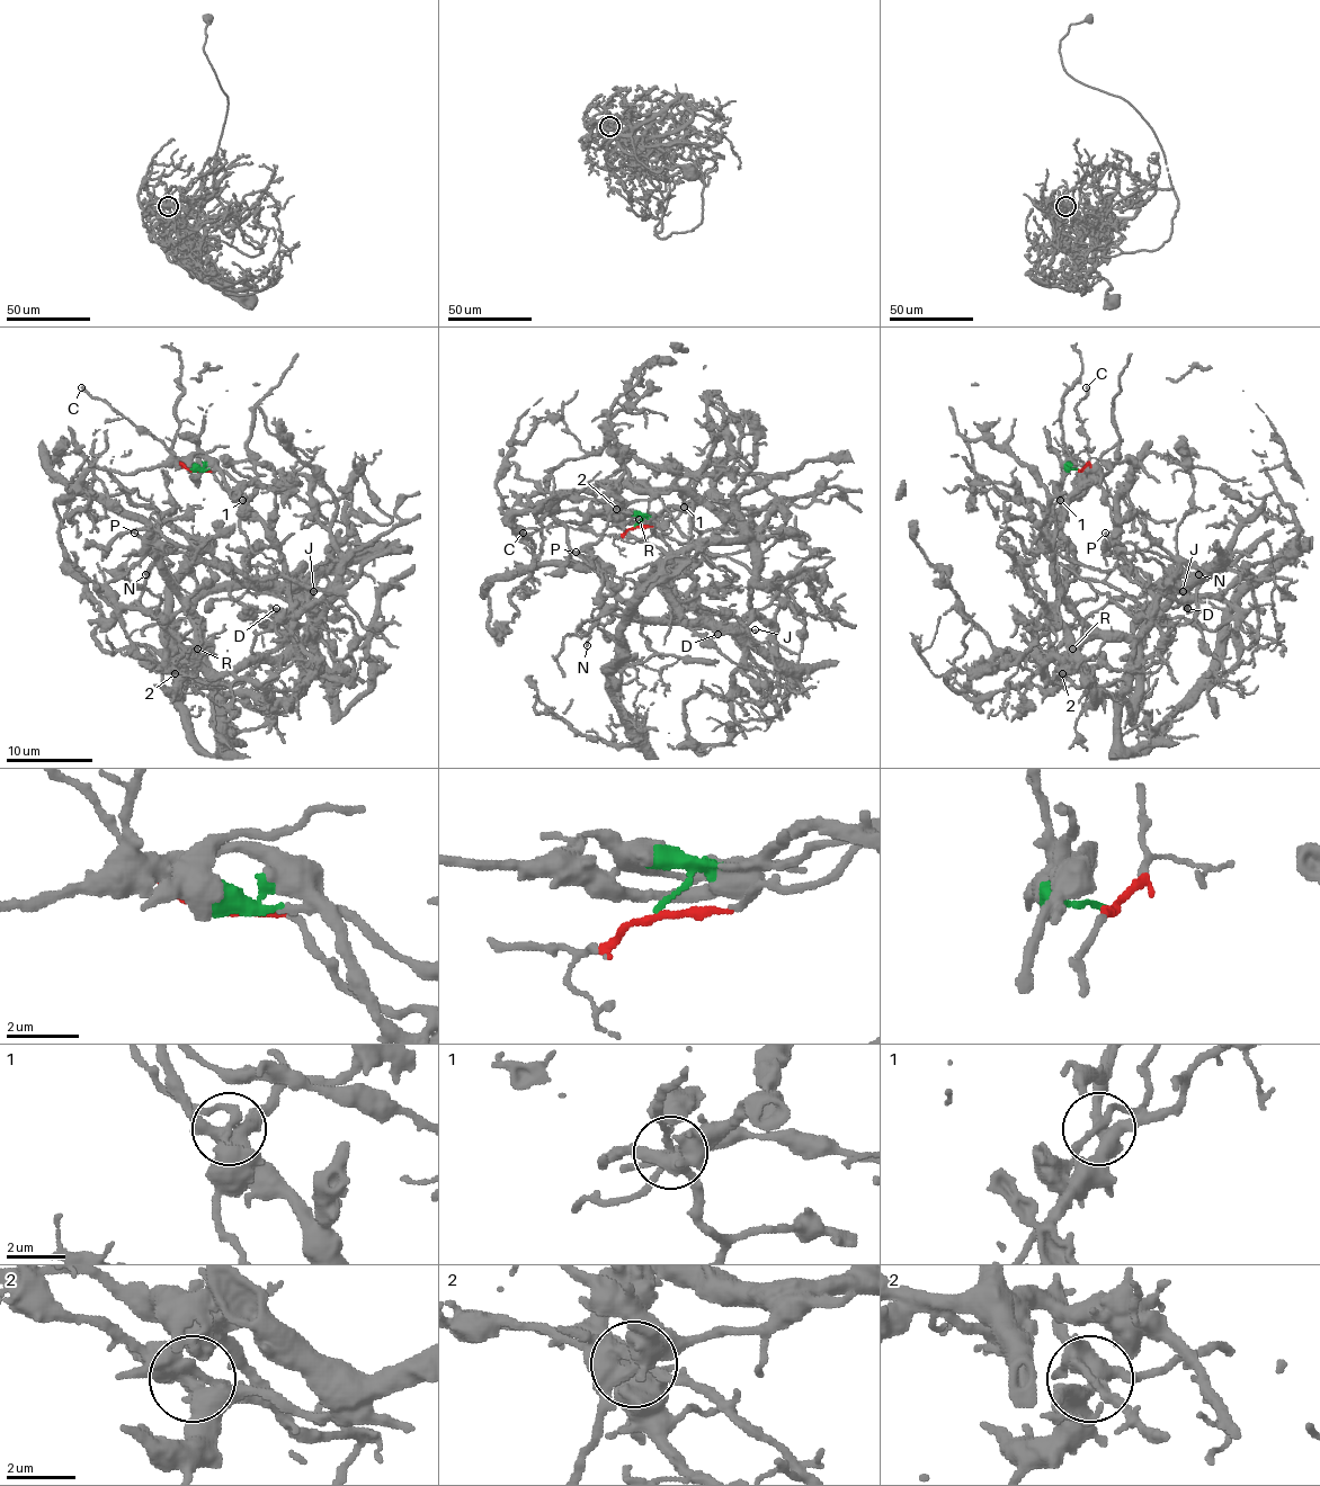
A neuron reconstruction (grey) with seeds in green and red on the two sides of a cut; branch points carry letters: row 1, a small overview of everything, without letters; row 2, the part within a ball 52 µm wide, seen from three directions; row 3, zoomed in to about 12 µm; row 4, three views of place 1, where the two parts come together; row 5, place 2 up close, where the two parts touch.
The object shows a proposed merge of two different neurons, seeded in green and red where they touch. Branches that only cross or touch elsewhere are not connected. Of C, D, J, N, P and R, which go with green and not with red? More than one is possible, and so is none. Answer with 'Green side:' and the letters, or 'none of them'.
Green side: D, J, P, R

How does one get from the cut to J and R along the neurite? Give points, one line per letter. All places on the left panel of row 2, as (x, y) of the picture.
J: (193, 468), (214, 468), (267, 529), (299, 642), (312, 635), (312, 590), (301, 581), (314, 592)
R: (193, 468), (214, 468), (267, 529), (293, 633), (275, 656), (206, 682), (169, 668), (197, 648)

